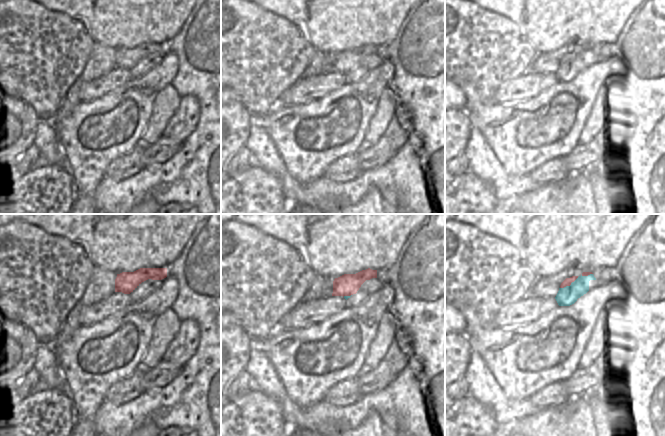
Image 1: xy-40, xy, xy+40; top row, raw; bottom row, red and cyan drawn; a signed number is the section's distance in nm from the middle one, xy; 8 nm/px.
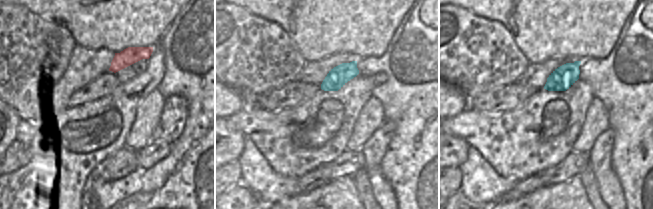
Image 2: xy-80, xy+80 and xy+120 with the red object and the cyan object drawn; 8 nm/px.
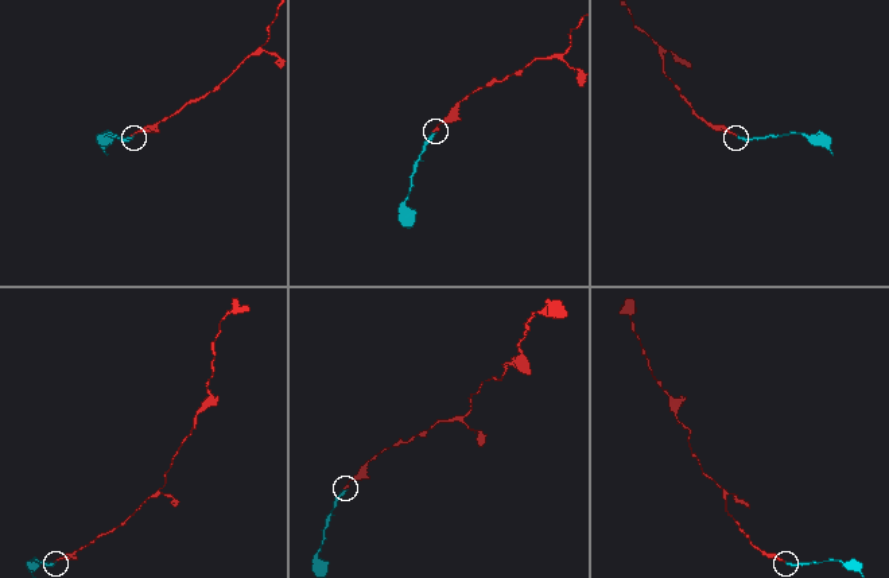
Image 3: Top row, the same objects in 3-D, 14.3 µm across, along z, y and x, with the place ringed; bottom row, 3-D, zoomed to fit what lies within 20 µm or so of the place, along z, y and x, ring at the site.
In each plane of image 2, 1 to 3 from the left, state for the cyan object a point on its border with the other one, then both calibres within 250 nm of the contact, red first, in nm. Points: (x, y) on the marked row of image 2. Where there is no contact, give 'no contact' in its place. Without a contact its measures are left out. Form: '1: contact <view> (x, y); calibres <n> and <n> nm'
1: no contact
2: no contact
3: no contact

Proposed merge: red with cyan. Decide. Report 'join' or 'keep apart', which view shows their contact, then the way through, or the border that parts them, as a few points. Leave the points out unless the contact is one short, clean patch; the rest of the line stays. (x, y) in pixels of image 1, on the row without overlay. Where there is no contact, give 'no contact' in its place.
join; contact in xy+40; way xy+40 (567, 58), (569, 61), (569, 68), (566, 72)

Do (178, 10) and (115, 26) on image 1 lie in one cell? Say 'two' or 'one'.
one

